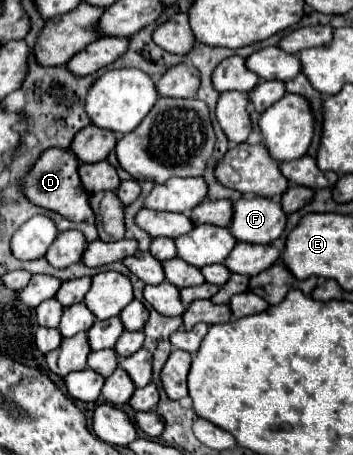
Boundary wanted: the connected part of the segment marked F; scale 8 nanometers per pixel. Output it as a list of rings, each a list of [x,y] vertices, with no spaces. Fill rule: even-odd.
[[[241,198],[233,204],[231,234],[237,240],[269,244],[285,232],[287,214],[273,198]]]

